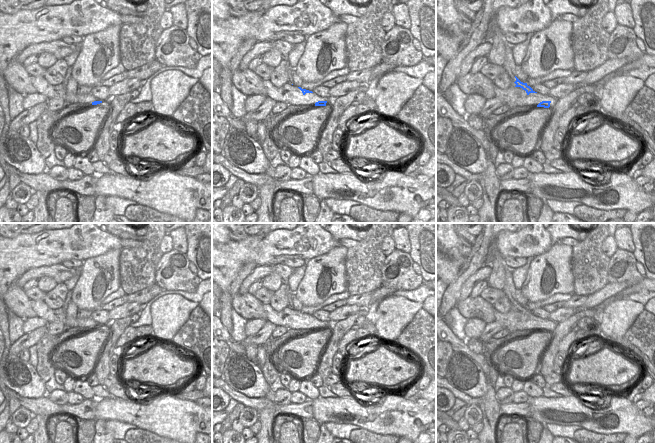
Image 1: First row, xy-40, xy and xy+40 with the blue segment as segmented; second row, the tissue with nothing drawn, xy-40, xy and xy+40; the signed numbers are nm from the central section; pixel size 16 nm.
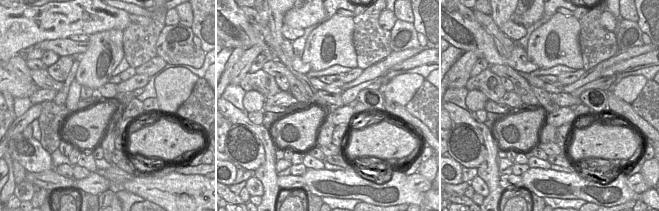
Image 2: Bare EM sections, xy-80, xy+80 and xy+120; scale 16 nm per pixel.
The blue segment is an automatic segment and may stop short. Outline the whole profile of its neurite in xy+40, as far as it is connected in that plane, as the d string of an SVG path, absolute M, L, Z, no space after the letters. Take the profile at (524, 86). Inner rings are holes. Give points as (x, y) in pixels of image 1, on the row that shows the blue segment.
M502 41L502 43L504 44L504 54L505 54L505 61L502 66L505 69L505 71L508 73L508 75L510 76L510 79L516 84L515 87L522 88L523 90L526 91L527 95L529 95L530 93L537 93L530 86L528 86L527 83L521 82L515 76L514 69L515 69L516 64L513 58L513 51L510 47L507 46L507 44L504 41Z

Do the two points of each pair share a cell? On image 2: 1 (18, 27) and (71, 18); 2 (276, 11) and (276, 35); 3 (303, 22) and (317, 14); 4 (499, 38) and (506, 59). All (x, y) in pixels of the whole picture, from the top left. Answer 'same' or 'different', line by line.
1: same
2: same
3: same
4: different

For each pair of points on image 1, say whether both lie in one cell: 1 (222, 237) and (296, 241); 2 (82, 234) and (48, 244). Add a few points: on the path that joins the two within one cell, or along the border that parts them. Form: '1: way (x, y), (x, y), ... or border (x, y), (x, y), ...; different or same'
1: border (230, 239), (222, 244); different
2: way (74, 242), (56, 244); same

